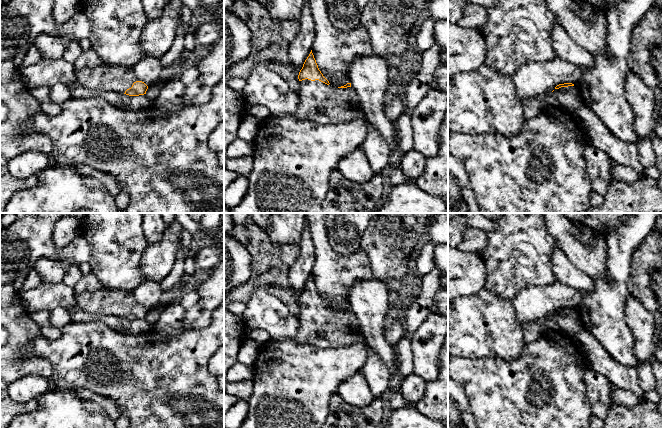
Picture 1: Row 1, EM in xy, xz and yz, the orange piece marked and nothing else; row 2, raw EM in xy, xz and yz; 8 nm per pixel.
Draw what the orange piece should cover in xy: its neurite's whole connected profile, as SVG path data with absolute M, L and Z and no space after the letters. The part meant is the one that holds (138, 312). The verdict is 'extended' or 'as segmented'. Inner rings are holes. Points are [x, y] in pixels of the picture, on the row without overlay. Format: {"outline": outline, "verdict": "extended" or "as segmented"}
{"outline": "M93 273L82 275L73 288L73 294L77 306L90 314L139 320L146 318L148 313L148 310L135 300L132 292L106 289Z", "verdict": "extended"}

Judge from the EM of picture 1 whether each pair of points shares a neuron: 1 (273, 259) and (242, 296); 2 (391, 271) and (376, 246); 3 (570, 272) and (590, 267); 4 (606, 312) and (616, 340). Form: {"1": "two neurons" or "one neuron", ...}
{"1": "one neuron", "2": "one neuron", "3": "two neurons", "4": "one neuron"}

